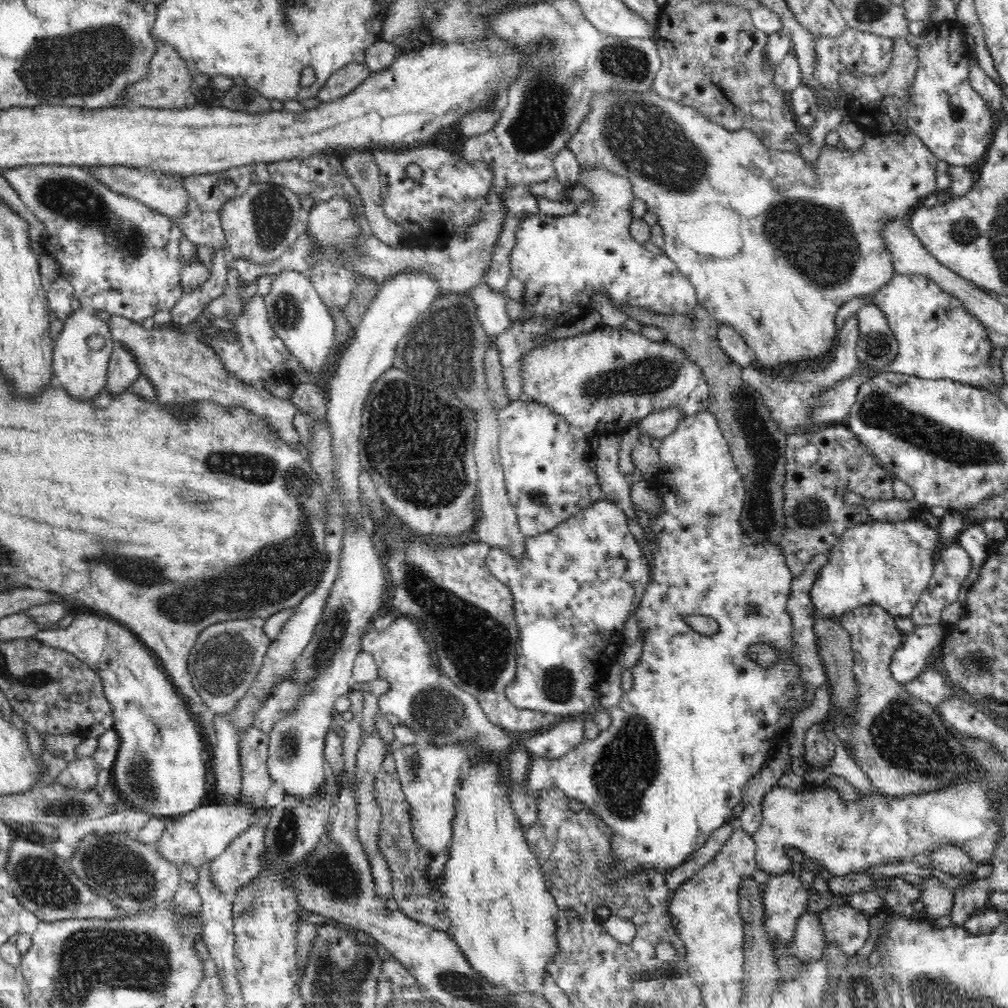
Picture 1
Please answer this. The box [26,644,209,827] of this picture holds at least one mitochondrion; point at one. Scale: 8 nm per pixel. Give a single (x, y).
(136, 777)

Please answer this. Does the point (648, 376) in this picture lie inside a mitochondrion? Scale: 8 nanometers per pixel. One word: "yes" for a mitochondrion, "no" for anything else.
yes

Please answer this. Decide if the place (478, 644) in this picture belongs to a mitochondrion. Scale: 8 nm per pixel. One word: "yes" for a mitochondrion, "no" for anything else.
yes

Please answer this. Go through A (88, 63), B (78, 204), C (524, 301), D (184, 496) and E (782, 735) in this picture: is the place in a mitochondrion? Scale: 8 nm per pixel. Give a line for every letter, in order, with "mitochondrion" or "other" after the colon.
A: mitochondrion
B: mitochondrion
C: other
D: mitochondrion
E: other

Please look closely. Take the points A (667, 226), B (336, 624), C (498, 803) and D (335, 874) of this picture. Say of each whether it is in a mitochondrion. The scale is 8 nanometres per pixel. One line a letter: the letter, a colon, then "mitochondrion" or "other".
A: other
B: mitochondrion
C: other
D: mitochondrion

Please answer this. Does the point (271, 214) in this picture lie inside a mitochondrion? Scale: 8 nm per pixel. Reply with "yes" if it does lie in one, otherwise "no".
yes

